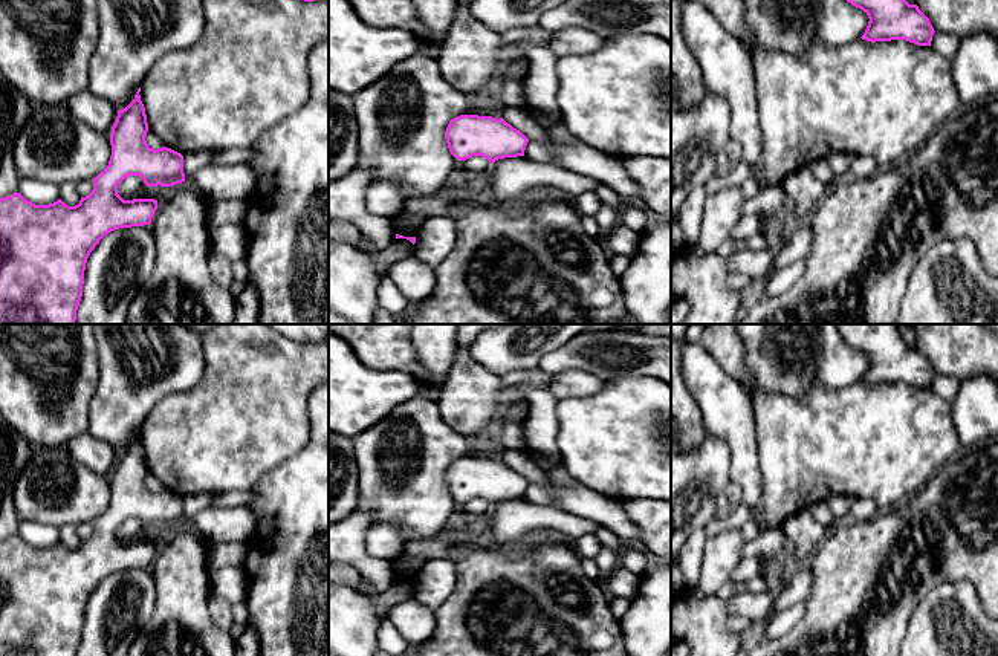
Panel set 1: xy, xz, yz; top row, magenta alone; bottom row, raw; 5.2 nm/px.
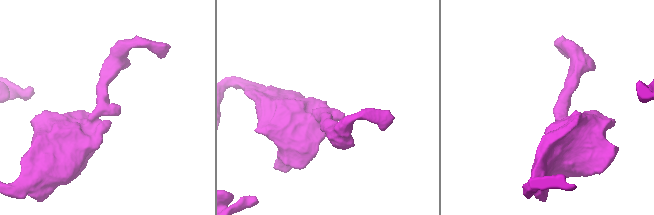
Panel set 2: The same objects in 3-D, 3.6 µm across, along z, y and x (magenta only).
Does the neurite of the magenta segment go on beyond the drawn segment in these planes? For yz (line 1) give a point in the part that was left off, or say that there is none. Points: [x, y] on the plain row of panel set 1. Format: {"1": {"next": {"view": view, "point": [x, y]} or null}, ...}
{"1": {"next": null}}

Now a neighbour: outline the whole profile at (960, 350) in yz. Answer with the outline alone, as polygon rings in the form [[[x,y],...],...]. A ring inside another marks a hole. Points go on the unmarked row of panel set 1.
[[[912,324],[917,349],[934,373],[960,382],[986,375],[998,381],[998,333],[984,324]]]

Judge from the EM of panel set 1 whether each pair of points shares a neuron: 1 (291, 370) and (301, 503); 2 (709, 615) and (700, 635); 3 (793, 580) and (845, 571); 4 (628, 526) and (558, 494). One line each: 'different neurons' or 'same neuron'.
1: different neurons
2: same neuron
3: different neurons
4: same neuron

